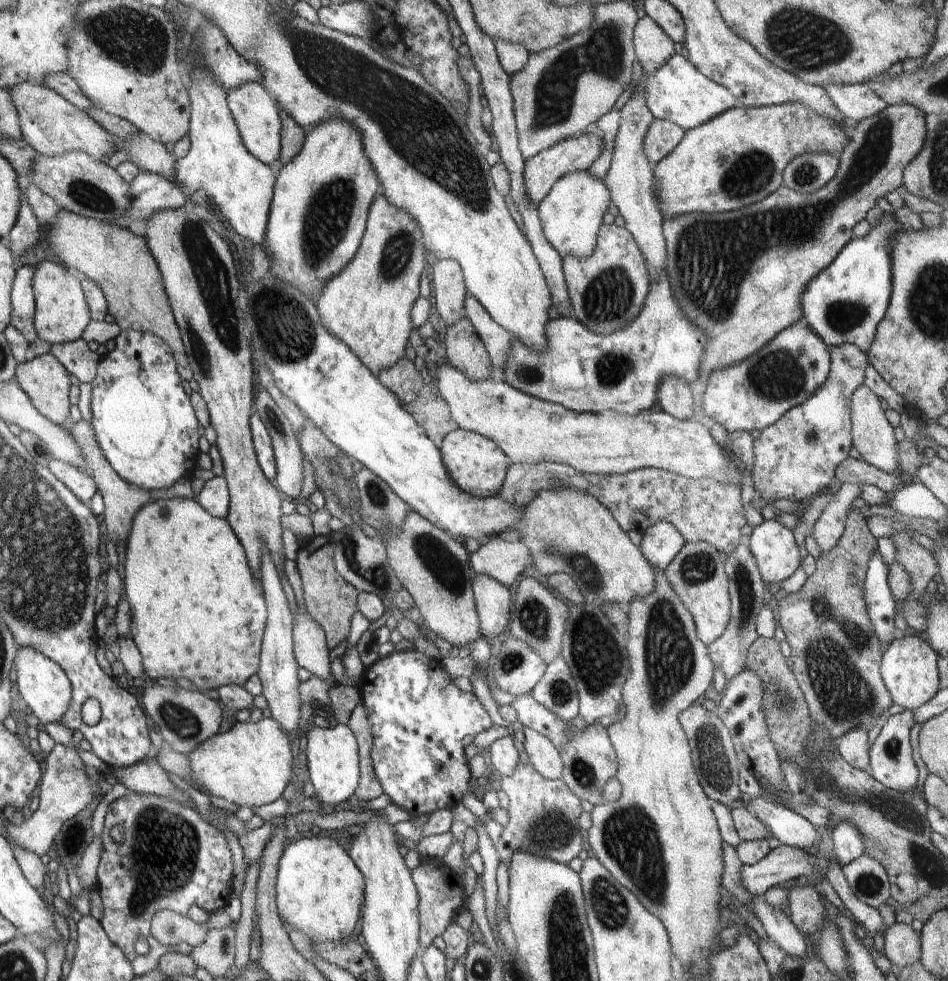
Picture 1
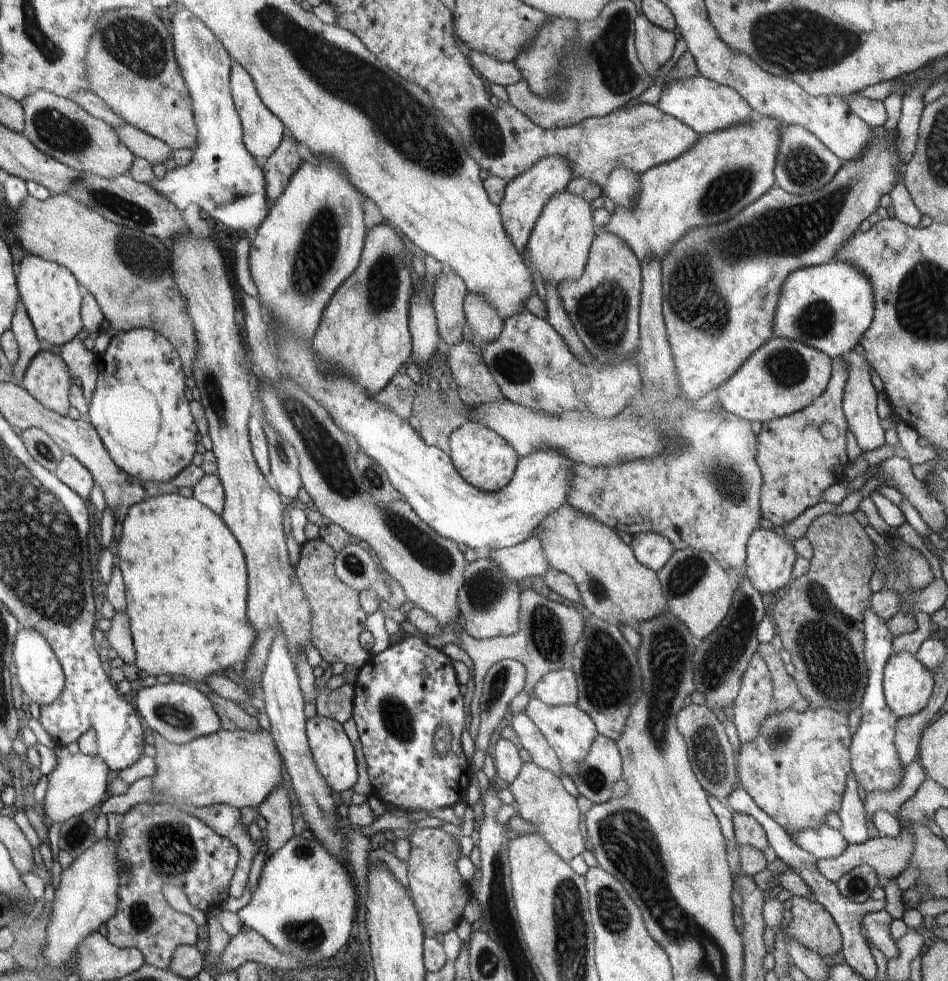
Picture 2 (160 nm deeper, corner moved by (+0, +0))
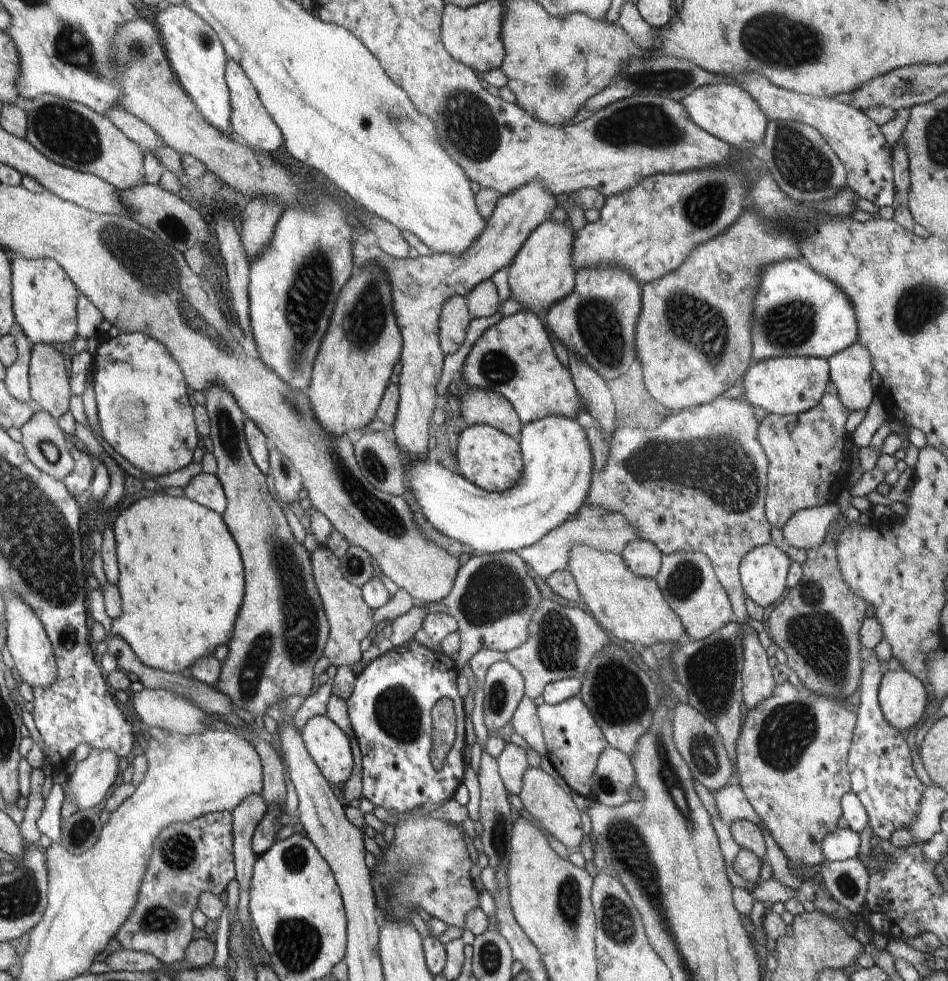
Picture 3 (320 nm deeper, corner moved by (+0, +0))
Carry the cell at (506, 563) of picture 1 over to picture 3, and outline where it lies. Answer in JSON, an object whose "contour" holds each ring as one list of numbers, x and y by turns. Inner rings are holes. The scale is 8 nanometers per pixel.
{"contour":[[582,505,575,517,563,522,557,529,545,534,536,544,517,549,516,554,530,566,538,576,548,578,552,573,564,570,569,565,569,552,574,545,586,545,593,549,621,555,627,544,638,539,628,519,620,513,609,513,592,505]]}

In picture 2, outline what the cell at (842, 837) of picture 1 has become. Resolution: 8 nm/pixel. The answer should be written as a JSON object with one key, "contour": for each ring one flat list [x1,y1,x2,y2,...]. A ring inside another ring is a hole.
{"contour":[[852,771,848,773,846,784,841,797,841,809,837,812,842,821,839,831,849,845,862,844,868,840,866,818,864,817,865,808,858,795,858,786]]}

